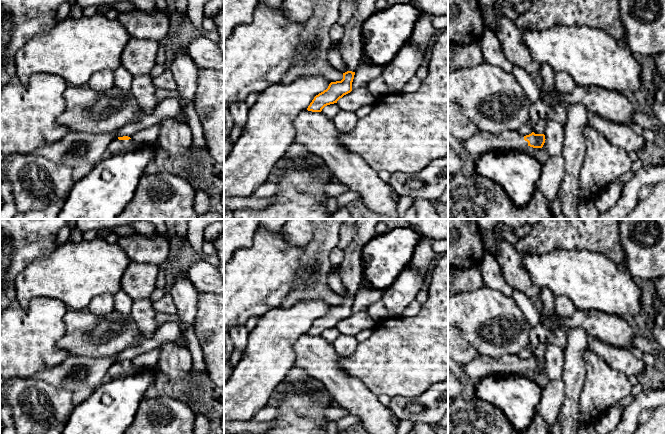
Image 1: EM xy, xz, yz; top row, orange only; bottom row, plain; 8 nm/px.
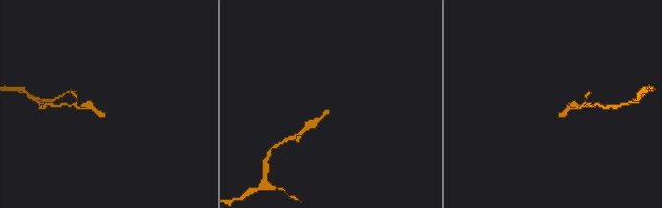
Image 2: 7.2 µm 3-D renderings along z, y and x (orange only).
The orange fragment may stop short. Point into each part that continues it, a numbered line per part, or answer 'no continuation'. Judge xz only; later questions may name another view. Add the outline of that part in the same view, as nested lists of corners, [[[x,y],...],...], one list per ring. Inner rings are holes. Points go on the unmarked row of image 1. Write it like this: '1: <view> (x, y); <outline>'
1: xz (351, 269); [[[357,219],[357,232],[354,240],[343,249],[344,259],[340,268],[342,291],[348,295],[356,296],[361,289],[364,271],[363,248],[376,236],[376,225],[382,219]]]

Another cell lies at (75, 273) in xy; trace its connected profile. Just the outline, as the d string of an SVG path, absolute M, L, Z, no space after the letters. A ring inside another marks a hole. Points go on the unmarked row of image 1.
M104 238L82 240L78 243L66 241L50 255L37 258L23 269L15 280L16 301L22 309L27 309L32 299L50 297L60 300L67 308L81 311L88 309L90 301L107 293L115 294L120 289L121 279L130 264L130 259L118 244L109 244Z

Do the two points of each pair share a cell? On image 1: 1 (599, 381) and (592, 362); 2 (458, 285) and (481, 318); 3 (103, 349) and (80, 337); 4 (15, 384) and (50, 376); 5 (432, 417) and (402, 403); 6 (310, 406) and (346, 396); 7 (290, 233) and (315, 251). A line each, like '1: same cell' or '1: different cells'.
1: same cell
2: different cells
3: same cell
4: different cells
5: same cell
6: different cells
7: different cells

